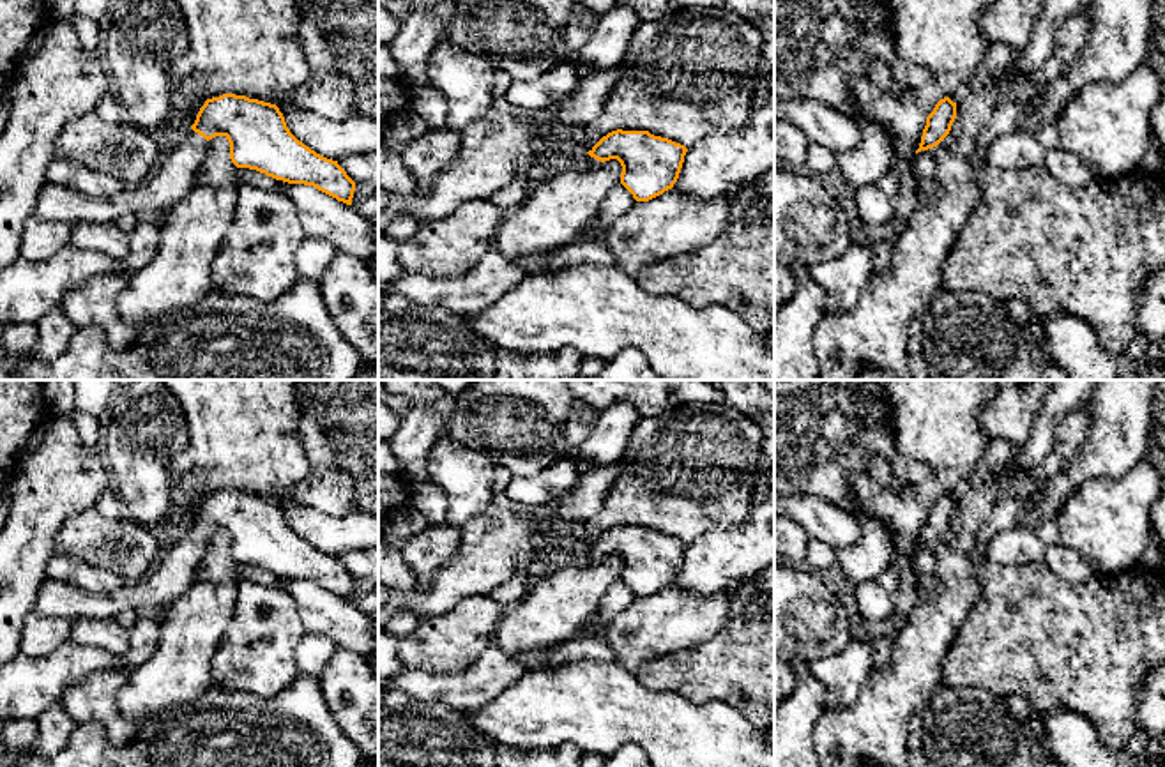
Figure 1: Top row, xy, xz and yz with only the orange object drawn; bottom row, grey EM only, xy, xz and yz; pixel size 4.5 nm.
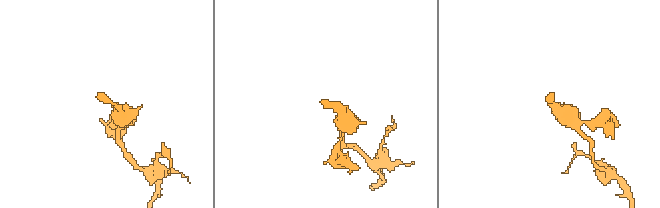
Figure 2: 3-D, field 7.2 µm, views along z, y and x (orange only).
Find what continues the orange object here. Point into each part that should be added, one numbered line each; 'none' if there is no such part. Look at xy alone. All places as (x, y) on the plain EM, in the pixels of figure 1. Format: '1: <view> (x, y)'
1: xy (174, 573)

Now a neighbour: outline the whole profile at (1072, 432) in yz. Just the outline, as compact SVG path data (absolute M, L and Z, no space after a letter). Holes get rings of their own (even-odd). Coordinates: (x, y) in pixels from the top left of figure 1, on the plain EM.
M1089 410L1068 412L1057 424L1054 431L1054 445L1048 456L1031 470L1031 477L1039 482L1054 477L1070 458L1085 444L1091 428Z

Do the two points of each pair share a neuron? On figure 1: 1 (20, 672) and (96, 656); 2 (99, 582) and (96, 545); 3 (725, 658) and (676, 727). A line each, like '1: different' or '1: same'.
1: same
2: different
3: different

